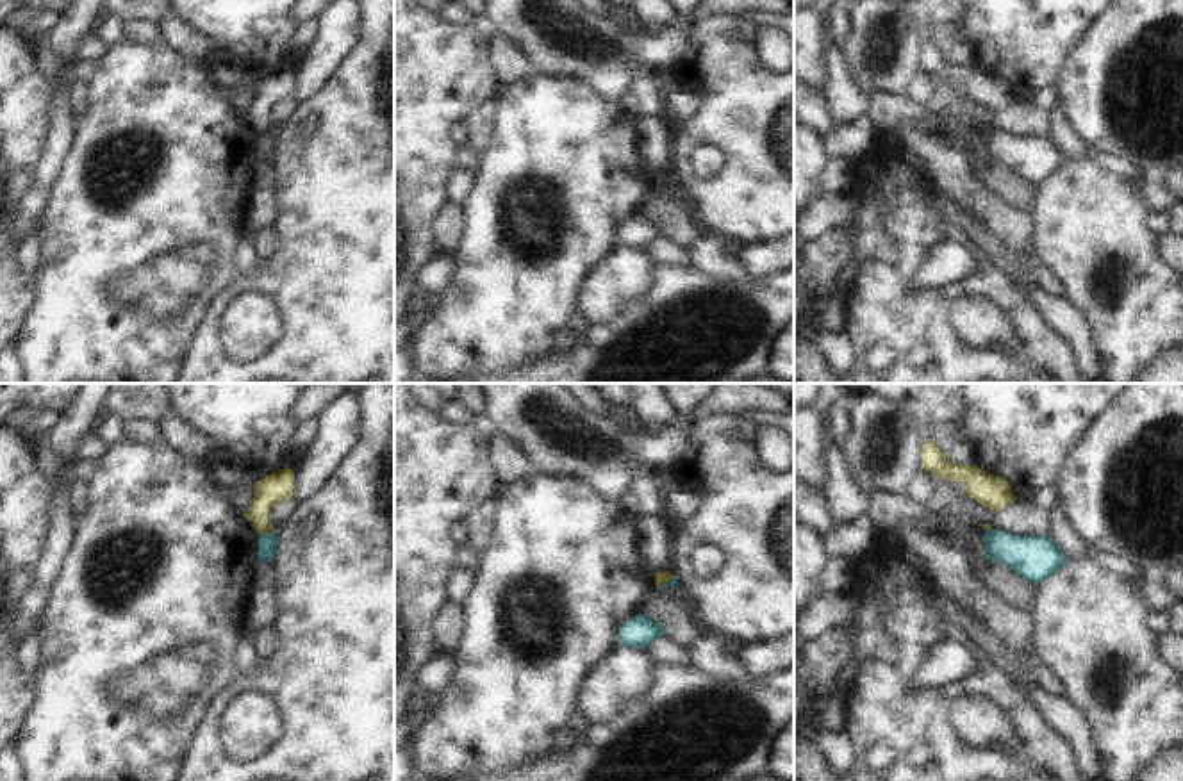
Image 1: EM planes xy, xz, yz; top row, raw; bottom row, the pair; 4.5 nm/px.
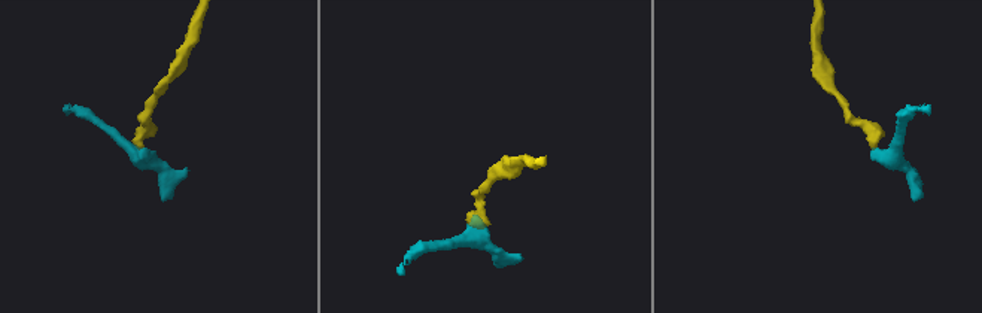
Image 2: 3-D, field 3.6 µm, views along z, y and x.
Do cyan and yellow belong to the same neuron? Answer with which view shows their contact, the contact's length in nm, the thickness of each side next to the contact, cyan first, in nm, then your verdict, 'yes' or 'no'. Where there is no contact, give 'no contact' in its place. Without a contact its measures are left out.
contact in xy; length 80 nm; calibres 80 and 140 nm; no

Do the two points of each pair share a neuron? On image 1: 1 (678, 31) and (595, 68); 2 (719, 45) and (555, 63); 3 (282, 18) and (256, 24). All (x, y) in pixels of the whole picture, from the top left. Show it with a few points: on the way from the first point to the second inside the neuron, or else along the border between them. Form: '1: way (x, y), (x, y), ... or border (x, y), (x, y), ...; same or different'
1: way (657, 47), (637, 47), (616, 54); same
2: border (693, 24), (687, 40); different
3: way (275, 18), (263, 18); same

